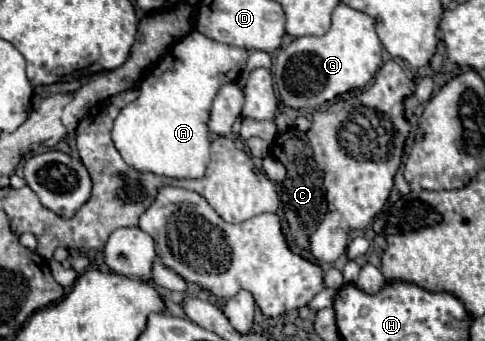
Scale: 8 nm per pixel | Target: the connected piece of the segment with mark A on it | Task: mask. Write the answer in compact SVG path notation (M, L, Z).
M192 29L176 41L140 83L140 95L114 119L112 141L122 159L138 169L176 179L198 179L210 161L208 117L222 83L236 81L248 51L208 39Z

